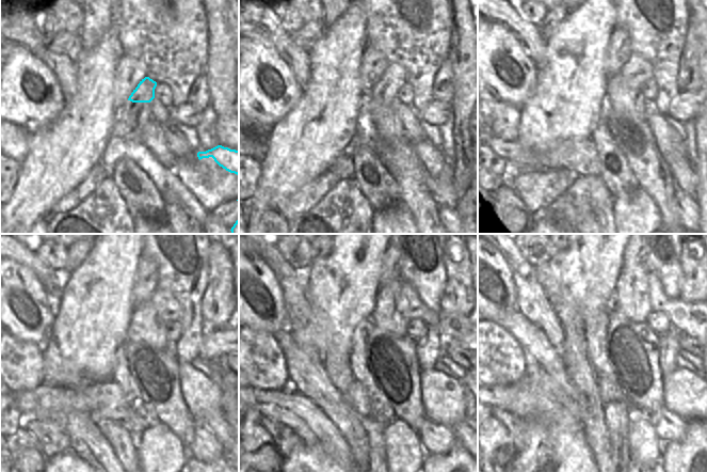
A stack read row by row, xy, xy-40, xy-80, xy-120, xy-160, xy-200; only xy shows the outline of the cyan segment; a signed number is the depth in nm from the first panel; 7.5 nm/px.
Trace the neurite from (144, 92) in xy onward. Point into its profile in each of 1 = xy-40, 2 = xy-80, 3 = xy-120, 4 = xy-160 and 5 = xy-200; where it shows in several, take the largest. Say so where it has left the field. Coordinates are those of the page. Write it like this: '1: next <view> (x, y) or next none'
1: next xy-40 (394, 77)
2: next xy-80 (637, 71)
3: next xy-120 (166, 308)
4: next xy-160 (452, 326)
5: next xy-200 (694, 320)

